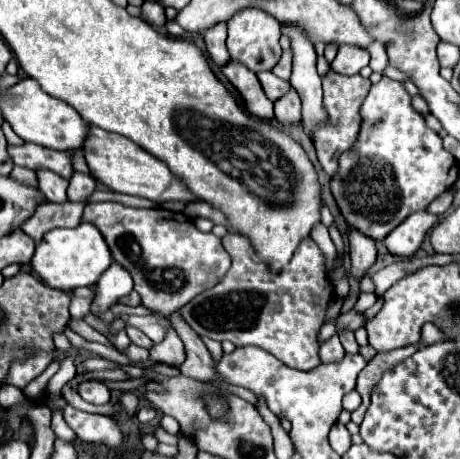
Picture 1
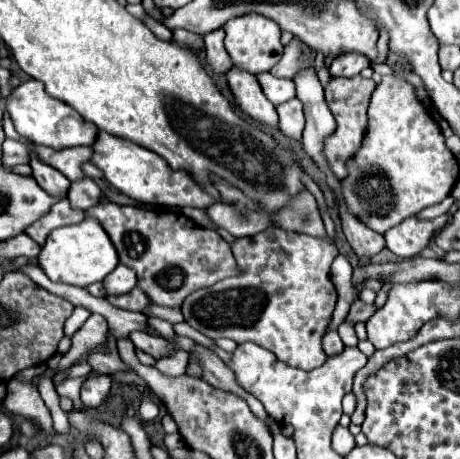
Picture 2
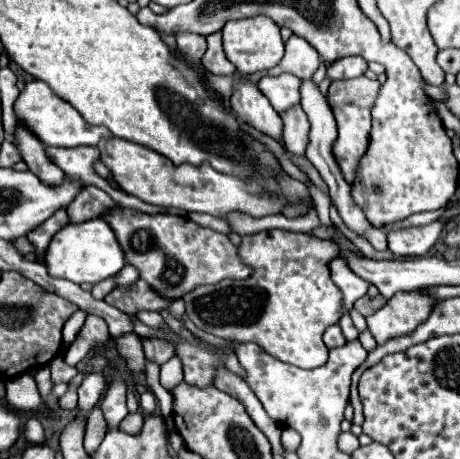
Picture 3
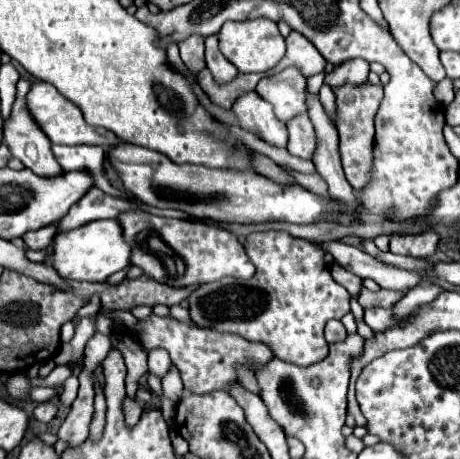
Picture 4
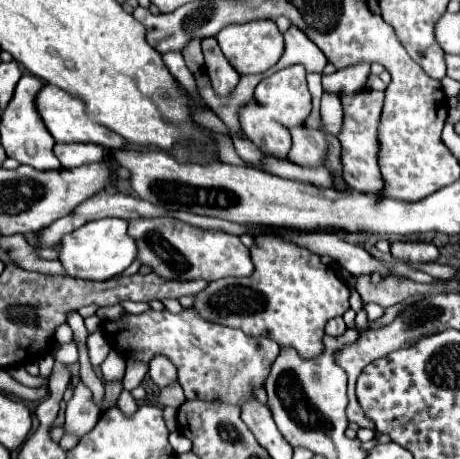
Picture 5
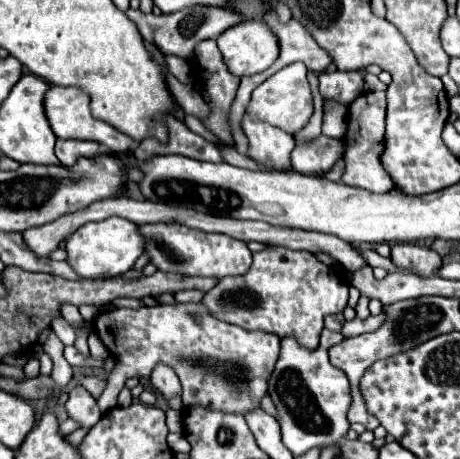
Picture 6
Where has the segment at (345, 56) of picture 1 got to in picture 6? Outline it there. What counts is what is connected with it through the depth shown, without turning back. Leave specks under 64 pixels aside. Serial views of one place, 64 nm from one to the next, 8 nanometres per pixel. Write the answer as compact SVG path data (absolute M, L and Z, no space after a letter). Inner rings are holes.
M350 70L350 72L322 72L318 76L318 90L324 98L324 102L338 102L348 106L354 102L362 90L364 90L364 76L362 70Z

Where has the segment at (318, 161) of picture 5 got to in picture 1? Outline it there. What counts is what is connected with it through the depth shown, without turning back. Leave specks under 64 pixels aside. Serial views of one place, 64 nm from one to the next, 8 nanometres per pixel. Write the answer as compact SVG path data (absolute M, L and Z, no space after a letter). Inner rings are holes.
M288 92L288 96L284 96L284 100L274 102L274 112L276 112L276 120L282 126L300 126L302 124L302 114L300 114L300 98L296 96L296 92Z

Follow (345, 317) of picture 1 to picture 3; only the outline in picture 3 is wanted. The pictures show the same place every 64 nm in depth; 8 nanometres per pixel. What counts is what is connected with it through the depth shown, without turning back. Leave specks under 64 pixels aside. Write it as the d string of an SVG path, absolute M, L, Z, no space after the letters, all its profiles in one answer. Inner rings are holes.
M368 294L366 296L362 296L360 300L356 300L356 308L362 312L362 316L370 316L372 312L376 312L378 308L382 308L386 304L386 298L382 296L382 294L378 294L378 296L374 296L374 298L370 298Z

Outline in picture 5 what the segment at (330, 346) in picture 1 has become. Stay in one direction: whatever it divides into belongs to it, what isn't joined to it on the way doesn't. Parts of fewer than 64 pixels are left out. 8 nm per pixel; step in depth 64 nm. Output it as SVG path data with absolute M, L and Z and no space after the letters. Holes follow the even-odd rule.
M340 316L328 320L328 324L326 324L326 334L330 334L330 336L340 336L344 330L346 330L346 324Z

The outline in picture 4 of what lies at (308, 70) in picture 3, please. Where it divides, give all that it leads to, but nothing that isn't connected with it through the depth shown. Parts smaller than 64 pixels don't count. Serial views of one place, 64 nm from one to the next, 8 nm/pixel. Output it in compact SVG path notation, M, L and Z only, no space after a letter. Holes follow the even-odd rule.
M290 32L286 38L286 54L284 58L270 70L270 72L280 72L282 68L296 66L304 76L312 76L322 72L322 54L314 48L312 42L308 42L300 32Z

